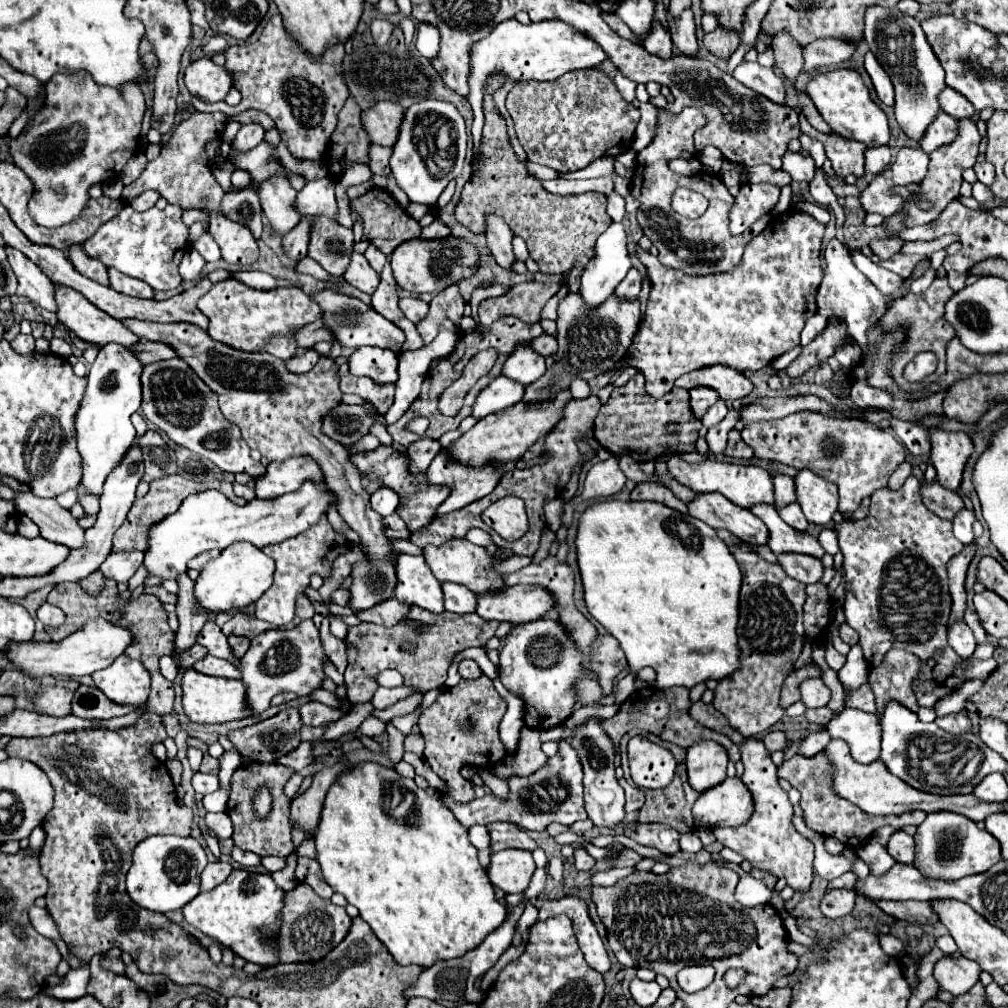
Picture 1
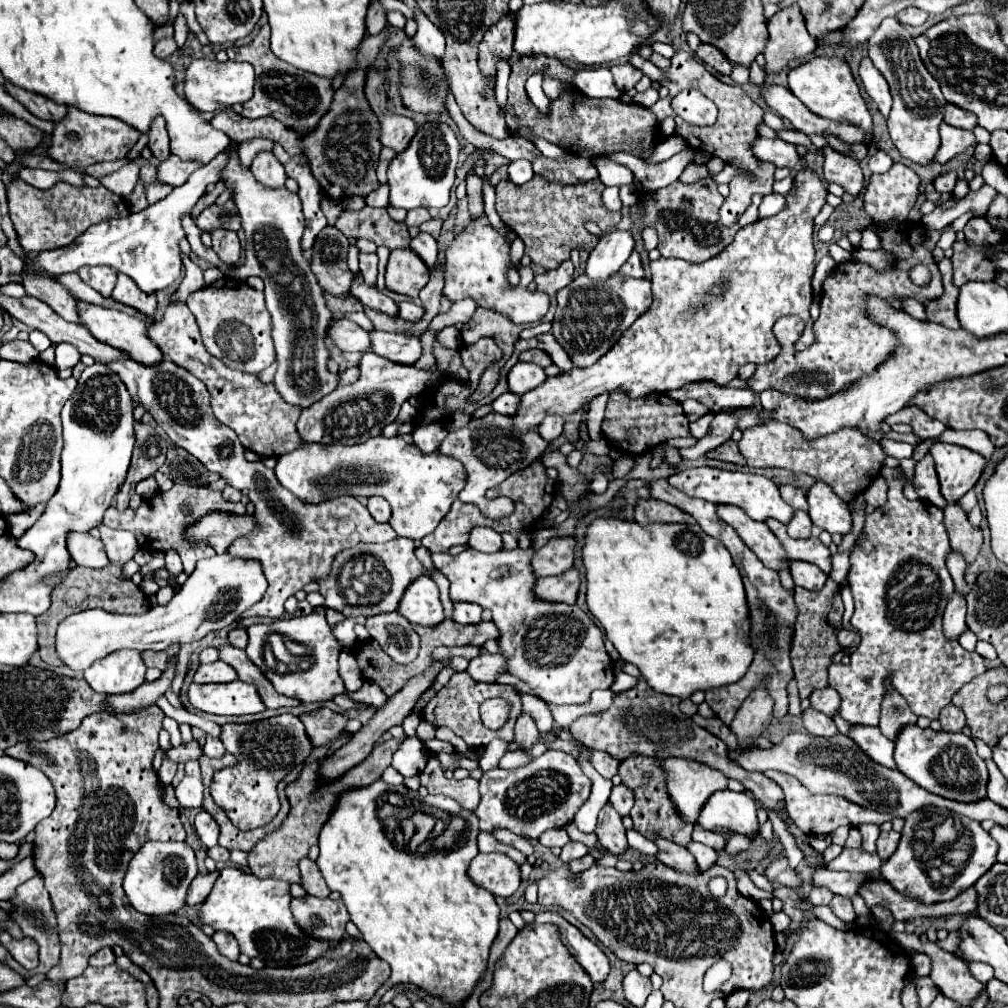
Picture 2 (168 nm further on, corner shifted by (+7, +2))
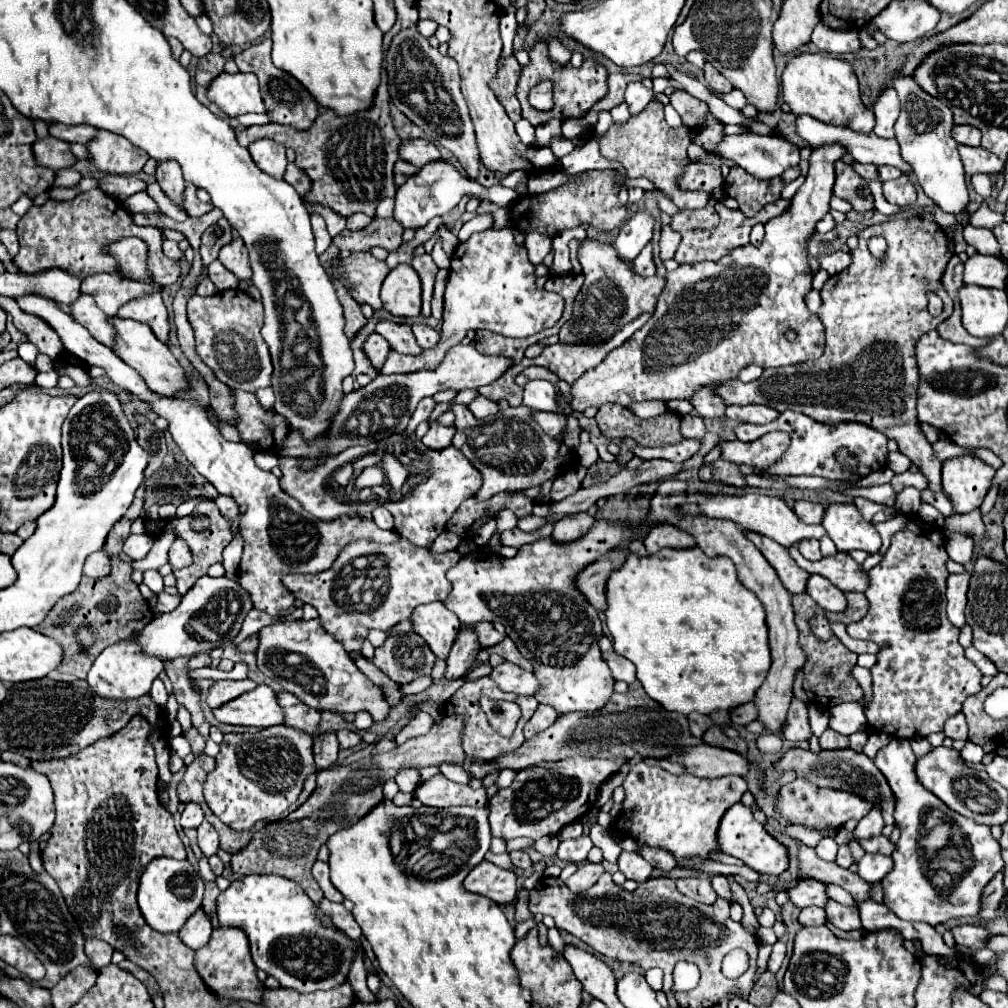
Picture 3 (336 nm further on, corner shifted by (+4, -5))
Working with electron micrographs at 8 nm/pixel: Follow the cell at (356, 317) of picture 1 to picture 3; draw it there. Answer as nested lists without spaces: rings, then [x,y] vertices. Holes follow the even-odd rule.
[[[510,228],[484,230],[458,244],[452,254],[450,276],[446,284],[446,322],[442,326],[442,338],[432,352],[424,356],[400,356],[390,352],[382,374],[408,374],[418,370],[436,368],[444,358],[444,352],[470,332],[470,330],[492,330],[510,338],[526,338],[544,328],[552,328],[564,312],[564,298],[556,292],[548,292],[536,286],[536,266],[528,260],[526,246],[514,244]]]

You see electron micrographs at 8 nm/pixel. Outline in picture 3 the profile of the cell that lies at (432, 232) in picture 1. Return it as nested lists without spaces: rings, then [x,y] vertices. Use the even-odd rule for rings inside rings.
[[[430,254],[416,256],[412,260],[412,268],[418,272],[422,280],[422,316],[430,316],[430,300],[432,300],[432,288],[434,288],[434,276],[438,272],[434,260]]]

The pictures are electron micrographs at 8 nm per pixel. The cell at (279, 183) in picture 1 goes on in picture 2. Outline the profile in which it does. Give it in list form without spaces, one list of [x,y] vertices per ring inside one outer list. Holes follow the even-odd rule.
[[[259,153],[255,159],[253,159],[253,165],[251,165],[251,173],[255,175],[255,179],[265,185],[265,187],[283,187],[285,185],[285,169],[283,165],[273,157],[273,153]]]

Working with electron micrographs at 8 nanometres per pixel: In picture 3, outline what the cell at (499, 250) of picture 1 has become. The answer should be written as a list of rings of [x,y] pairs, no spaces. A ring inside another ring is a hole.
[[[414,24],[400,30],[392,38],[386,52],[386,72],[392,104],[402,114],[406,114],[406,118],[414,122],[430,140],[450,150],[466,170],[468,178],[474,178],[480,170],[480,156],[470,110],[460,92],[460,74],[456,60],[440,54],[438,48],[432,48],[428,38],[420,36]]]

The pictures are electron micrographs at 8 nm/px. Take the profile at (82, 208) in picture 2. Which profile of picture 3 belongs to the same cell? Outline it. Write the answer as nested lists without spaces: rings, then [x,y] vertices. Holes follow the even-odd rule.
[[[90,190],[78,194],[70,202],[56,202],[48,200],[42,208],[32,206],[26,216],[18,222],[18,240],[20,240],[20,252],[16,254],[16,264],[24,272],[44,272],[52,268],[60,268],[72,276],[92,276],[100,272],[108,274],[122,274],[118,262],[106,252],[106,248],[126,236],[142,238],[148,244],[148,258],[146,266],[152,276],[152,280],[160,286],[170,286],[180,276],[180,264],[178,260],[172,260],[164,256],[162,252],[162,232],[158,228],[142,228],[132,224],[130,212],[124,210],[124,206],[116,204],[110,196],[106,196],[102,190]]]

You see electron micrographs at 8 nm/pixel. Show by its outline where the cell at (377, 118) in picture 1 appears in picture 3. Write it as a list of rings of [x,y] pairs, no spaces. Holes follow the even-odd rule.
[[[406,140],[406,142],[402,142],[400,158],[404,158],[406,162],[410,162],[418,168],[424,164],[430,164],[434,160],[444,160],[440,150],[428,140]]]

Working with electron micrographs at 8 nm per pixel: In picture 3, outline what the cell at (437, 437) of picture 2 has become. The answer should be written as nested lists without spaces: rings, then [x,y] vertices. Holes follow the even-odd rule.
[[[430,420],[430,428],[424,434],[422,442],[432,450],[440,450],[440,448],[446,448],[452,444],[454,434],[456,434],[454,426],[444,426],[438,420]]]

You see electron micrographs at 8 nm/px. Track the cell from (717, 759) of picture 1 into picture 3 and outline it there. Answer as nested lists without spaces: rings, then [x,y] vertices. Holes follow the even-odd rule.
[[[638,762],[624,778],[626,798],[622,814],[614,820],[614,832],[628,836],[636,842],[636,852],[644,846],[662,848],[670,852],[680,868],[688,868],[686,860],[700,858],[712,860],[712,852],[720,852],[718,826],[730,806],[740,802],[748,790],[746,780],[740,776],[722,776],[704,780],[688,774],[670,774],[662,766]]]

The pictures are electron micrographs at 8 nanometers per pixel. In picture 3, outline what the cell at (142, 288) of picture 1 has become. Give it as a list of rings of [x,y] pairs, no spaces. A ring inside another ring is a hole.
[[[142,296],[140,300],[132,300],[132,304],[124,304],[124,308],[120,308],[118,316],[148,324],[158,340],[162,340],[164,344],[168,342],[170,324],[162,296]]]

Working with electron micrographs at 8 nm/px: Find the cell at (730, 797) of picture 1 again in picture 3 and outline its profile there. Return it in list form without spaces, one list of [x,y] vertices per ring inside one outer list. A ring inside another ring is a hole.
[[[742,802],[734,804],[720,822],[720,846],[726,854],[742,860],[752,870],[766,874],[766,876],[780,876],[788,868],[788,850],[784,844],[780,844],[776,838],[772,838],[764,826],[754,820],[752,810],[746,808]]]

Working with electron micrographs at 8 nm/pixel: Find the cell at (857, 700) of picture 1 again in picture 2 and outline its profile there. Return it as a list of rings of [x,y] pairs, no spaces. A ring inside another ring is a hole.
[[[889,481],[887,503],[883,507],[877,507],[871,515],[865,515],[863,537],[857,541],[855,549],[849,555],[851,569],[847,573],[847,579],[855,599],[851,627],[859,631],[861,643],[851,653],[849,665],[829,665],[829,687],[833,687],[841,697],[839,713],[845,721],[865,725],[879,723],[885,677],[893,679],[893,687],[907,699],[915,715],[937,719],[939,711],[951,703],[951,697],[965,683],[985,673],[985,659],[979,653],[965,651],[957,641],[945,639],[941,631],[941,615],[945,613],[945,605],[953,593],[953,579],[945,565],[949,553],[951,547],[943,523],[943,511],[921,501],[907,501],[907,497],[903,495],[903,485],[899,481]]]

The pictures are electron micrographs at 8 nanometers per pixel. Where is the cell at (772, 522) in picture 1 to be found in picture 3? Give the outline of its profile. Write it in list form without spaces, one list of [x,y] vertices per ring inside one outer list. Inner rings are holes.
[[[790,548],[790,554],[800,568],[804,568],[810,574],[820,574],[820,576],[828,578],[842,592],[866,592],[866,588],[870,584],[868,574],[862,570],[862,566],[850,554],[838,552],[836,556],[828,556],[818,562],[806,560],[798,548]]]

